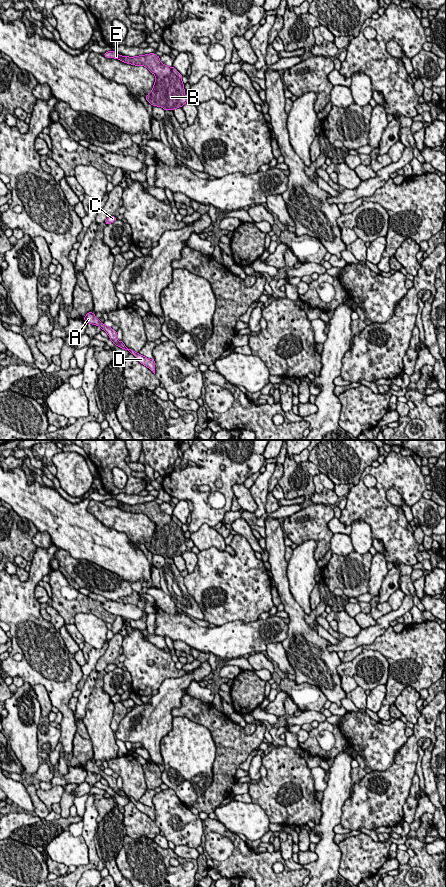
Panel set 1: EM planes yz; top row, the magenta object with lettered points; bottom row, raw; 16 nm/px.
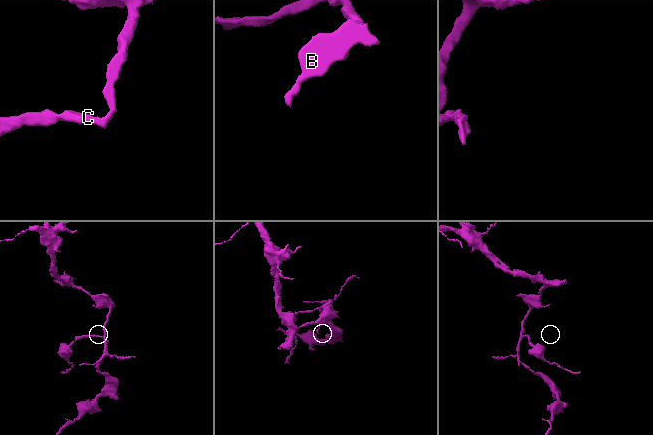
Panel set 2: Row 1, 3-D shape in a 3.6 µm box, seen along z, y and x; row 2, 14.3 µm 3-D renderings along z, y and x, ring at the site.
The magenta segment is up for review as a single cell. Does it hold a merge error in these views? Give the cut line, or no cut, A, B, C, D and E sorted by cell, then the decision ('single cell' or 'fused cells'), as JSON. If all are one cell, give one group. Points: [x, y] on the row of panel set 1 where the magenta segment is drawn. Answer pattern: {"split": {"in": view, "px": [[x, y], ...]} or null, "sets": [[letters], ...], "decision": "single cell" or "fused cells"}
{"split": null, "sets": [["A", "B", "C", "D", "E"]], "decision": "single cell"}

